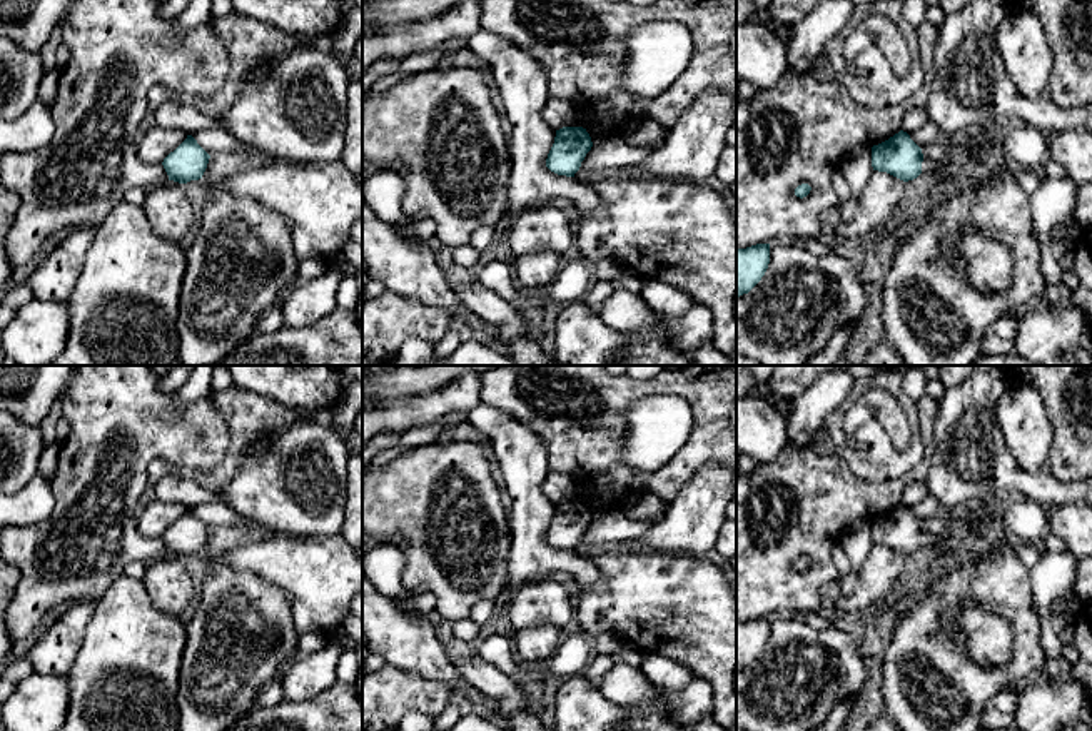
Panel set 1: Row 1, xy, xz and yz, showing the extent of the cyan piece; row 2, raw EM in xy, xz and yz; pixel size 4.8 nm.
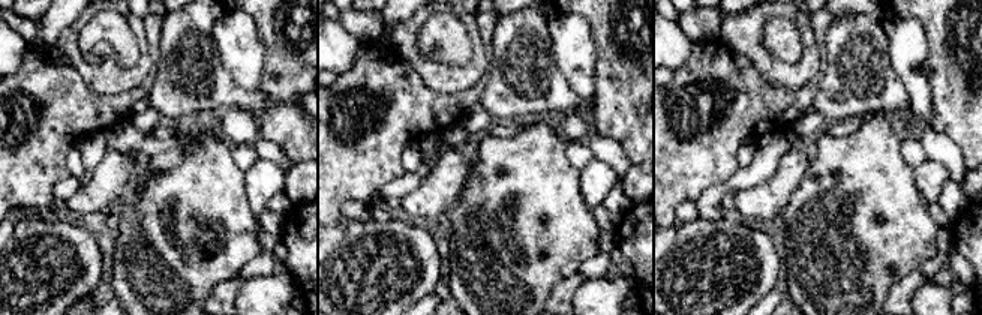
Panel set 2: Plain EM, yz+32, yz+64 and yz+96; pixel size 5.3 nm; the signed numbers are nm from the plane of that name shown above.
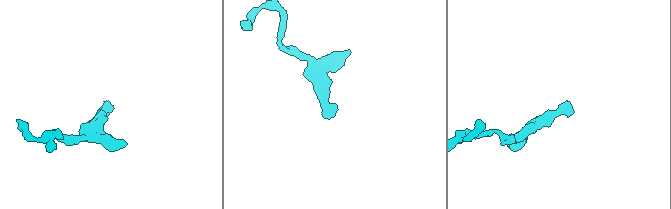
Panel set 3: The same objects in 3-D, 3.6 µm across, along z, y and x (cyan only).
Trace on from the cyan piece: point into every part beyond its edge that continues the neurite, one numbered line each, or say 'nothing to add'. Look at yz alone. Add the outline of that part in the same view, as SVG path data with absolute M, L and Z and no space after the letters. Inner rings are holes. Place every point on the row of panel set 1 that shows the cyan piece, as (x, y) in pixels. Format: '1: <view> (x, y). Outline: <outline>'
1: yz (937, 169). Outline: M923 159L922 174L933 174L937 185L945 185L950 180L950 175L945 170L945 164L942 160L932 162Z

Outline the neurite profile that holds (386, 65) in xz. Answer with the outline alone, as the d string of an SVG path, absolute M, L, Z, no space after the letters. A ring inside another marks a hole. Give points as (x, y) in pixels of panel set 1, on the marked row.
M382 58L362 73L362 102L371 95L372 83L381 77L394 73L399 68L401 62L402 60L397 58Z

